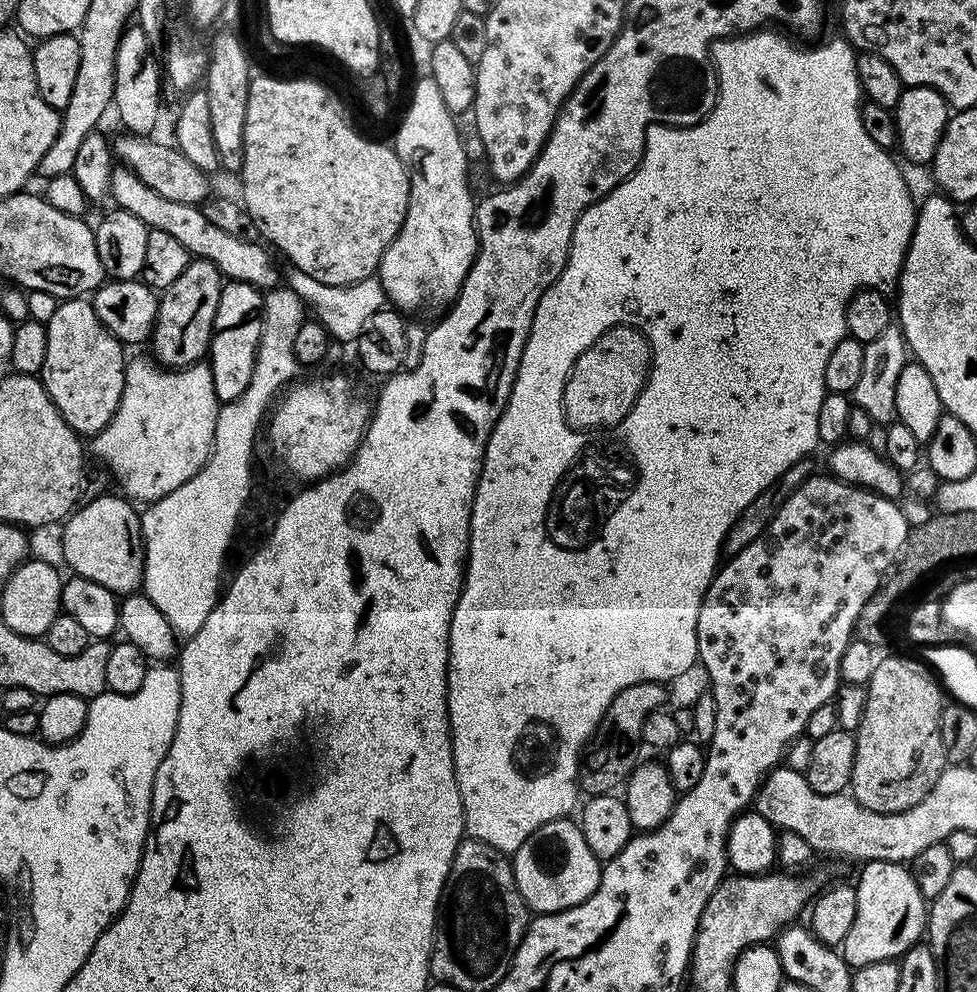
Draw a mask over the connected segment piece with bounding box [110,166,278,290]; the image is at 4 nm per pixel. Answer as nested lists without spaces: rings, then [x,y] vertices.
[[[123,166],[113,167],[110,200],[111,203],[114,202],[116,208],[134,214],[134,218],[138,218],[149,230],[163,230],[164,233],[173,236],[177,242],[182,242],[189,257],[214,262],[221,277],[241,280],[261,290],[277,287],[276,268],[268,257],[269,249],[256,240],[234,238],[234,234],[226,234],[226,230],[218,230],[216,222],[206,218],[203,207],[170,202],[170,198],[162,198],[162,194],[150,190],[150,186],[146,186],[146,182],[138,178],[138,174]]]

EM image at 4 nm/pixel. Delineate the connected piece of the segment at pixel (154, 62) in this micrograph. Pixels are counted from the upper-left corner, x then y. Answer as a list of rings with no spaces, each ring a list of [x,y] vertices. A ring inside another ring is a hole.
[[[139,26],[125,28],[118,42],[118,54],[114,58],[114,94],[111,102],[125,133],[134,136],[155,133],[152,131],[160,120],[160,84],[162,88],[162,70],[146,34],[142,34]]]

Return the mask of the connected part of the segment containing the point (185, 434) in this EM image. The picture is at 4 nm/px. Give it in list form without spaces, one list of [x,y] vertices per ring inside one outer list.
[[[148,360],[127,361],[118,410],[114,410],[114,418],[110,418],[108,425],[90,440],[93,454],[101,460],[97,461],[107,469],[115,483],[116,480],[120,483],[119,491],[133,501],[143,502],[166,498],[170,490],[178,490],[182,482],[190,482],[190,478],[202,470],[208,455],[212,453],[216,419],[222,403],[214,394],[214,374],[207,363],[169,370]]]

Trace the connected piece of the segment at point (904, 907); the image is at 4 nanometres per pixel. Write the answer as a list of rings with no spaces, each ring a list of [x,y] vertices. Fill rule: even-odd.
[[[869,860],[861,868],[864,869],[860,872],[860,880],[855,881],[858,914],[854,914],[854,926],[850,926],[850,934],[846,934],[842,945],[843,958],[853,970],[870,962],[896,960],[915,948],[926,932],[926,901],[918,890],[918,882],[914,882],[911,867],[885,860]]]

